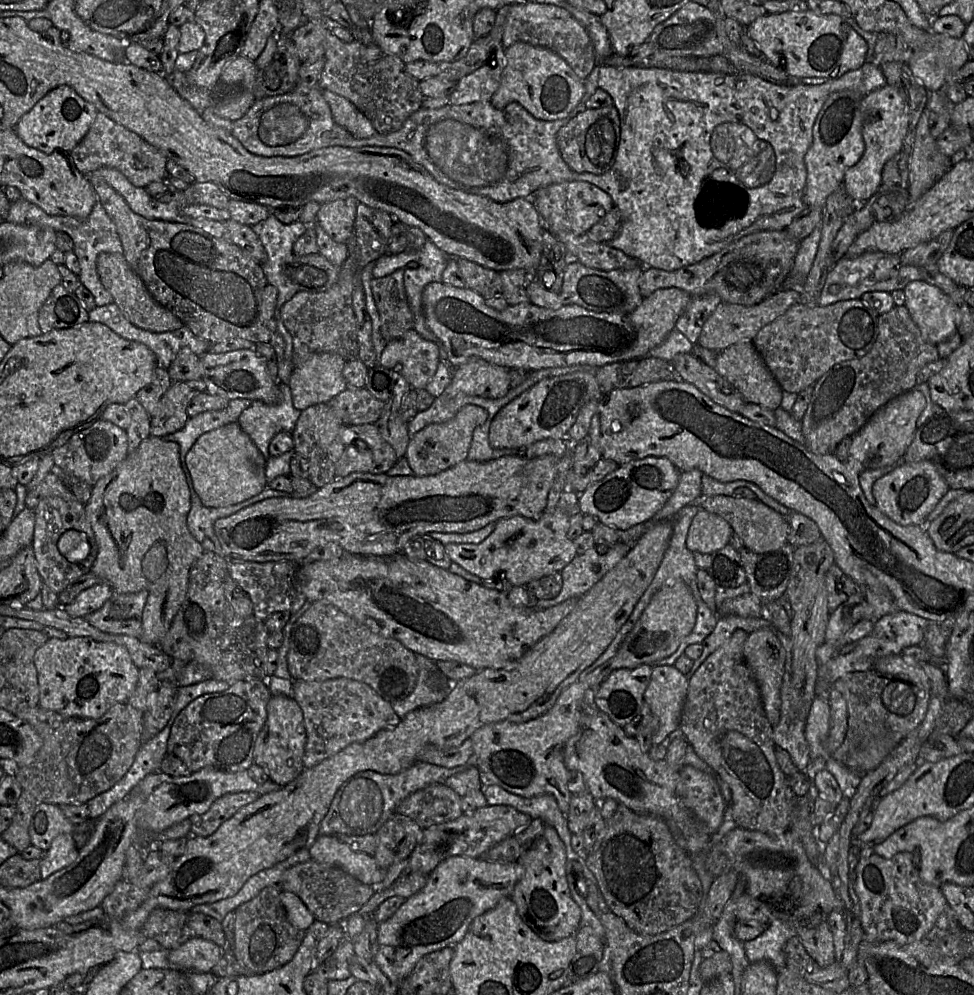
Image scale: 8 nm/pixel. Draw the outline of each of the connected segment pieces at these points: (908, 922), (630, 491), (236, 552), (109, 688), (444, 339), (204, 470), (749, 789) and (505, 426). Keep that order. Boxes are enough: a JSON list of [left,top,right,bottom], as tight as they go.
[[855,851,948,945],[579,457,680,531],[213,455,559,567],[34,637,139,719],[422,282,690,371],[185,423,267,507],[679,629,795,836],[489,370,601,449]]

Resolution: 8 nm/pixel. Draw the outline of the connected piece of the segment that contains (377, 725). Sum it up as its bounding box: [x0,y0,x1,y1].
[293,678,401,769]

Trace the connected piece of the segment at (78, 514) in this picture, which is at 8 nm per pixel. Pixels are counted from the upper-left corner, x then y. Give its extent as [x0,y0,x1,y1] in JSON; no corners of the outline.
[32,497,98,594]

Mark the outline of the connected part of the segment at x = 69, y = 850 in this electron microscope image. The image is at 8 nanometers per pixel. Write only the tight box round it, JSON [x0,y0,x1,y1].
[41,834,78,880]

